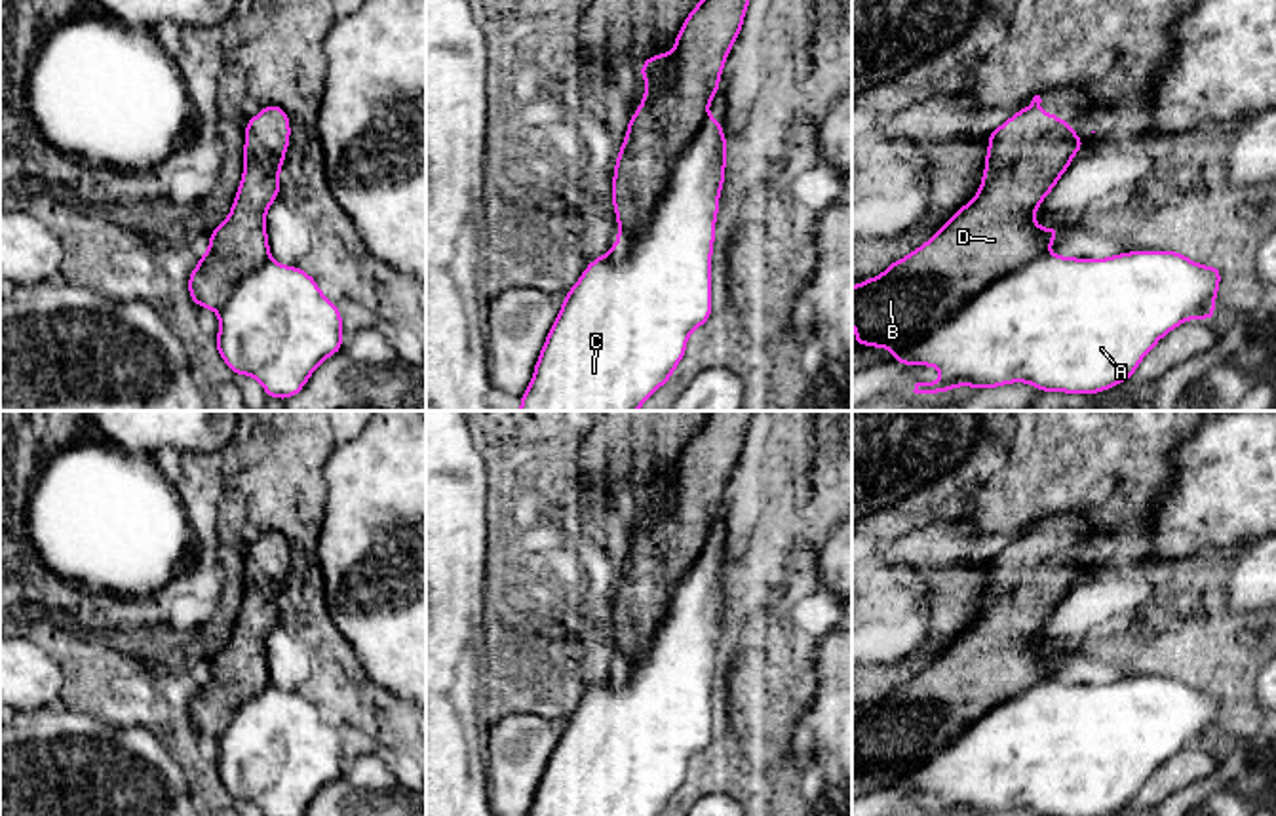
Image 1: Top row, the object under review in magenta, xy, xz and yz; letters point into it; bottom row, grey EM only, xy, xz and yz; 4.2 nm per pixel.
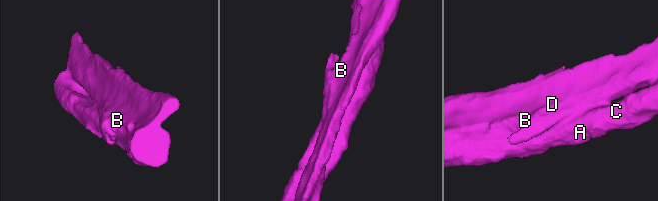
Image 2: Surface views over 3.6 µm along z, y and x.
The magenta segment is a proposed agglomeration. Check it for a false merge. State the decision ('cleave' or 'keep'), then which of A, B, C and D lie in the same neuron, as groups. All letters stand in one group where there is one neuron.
cleave; A C / B D

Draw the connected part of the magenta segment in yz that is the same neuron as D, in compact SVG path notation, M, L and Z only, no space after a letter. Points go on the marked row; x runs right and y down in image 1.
M1034 95L1031 103L987 135L989 150L976 198L911 255L892 262L880 276L852 287L852 321L858 344L890 348L898 356L957 314L989 283L1048 253L1061 228L1040 228L1034 223L1034 211L1086 143L1069 122L1054 112L1042 112L1040 95Z

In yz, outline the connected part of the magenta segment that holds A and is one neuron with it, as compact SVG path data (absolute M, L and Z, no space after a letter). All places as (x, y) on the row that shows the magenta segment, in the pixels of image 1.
M1130 251L1109 259L1038 255L974 295L957 314L892 358L903 365L941 371L936 382L917 382L915 394L941 394L957 386L996 388L1029 382L1038 392L1101 394L1122 384L1156 342L1187 320L1217 320L1213 310L1221 268L1202 266L1177 251Z

